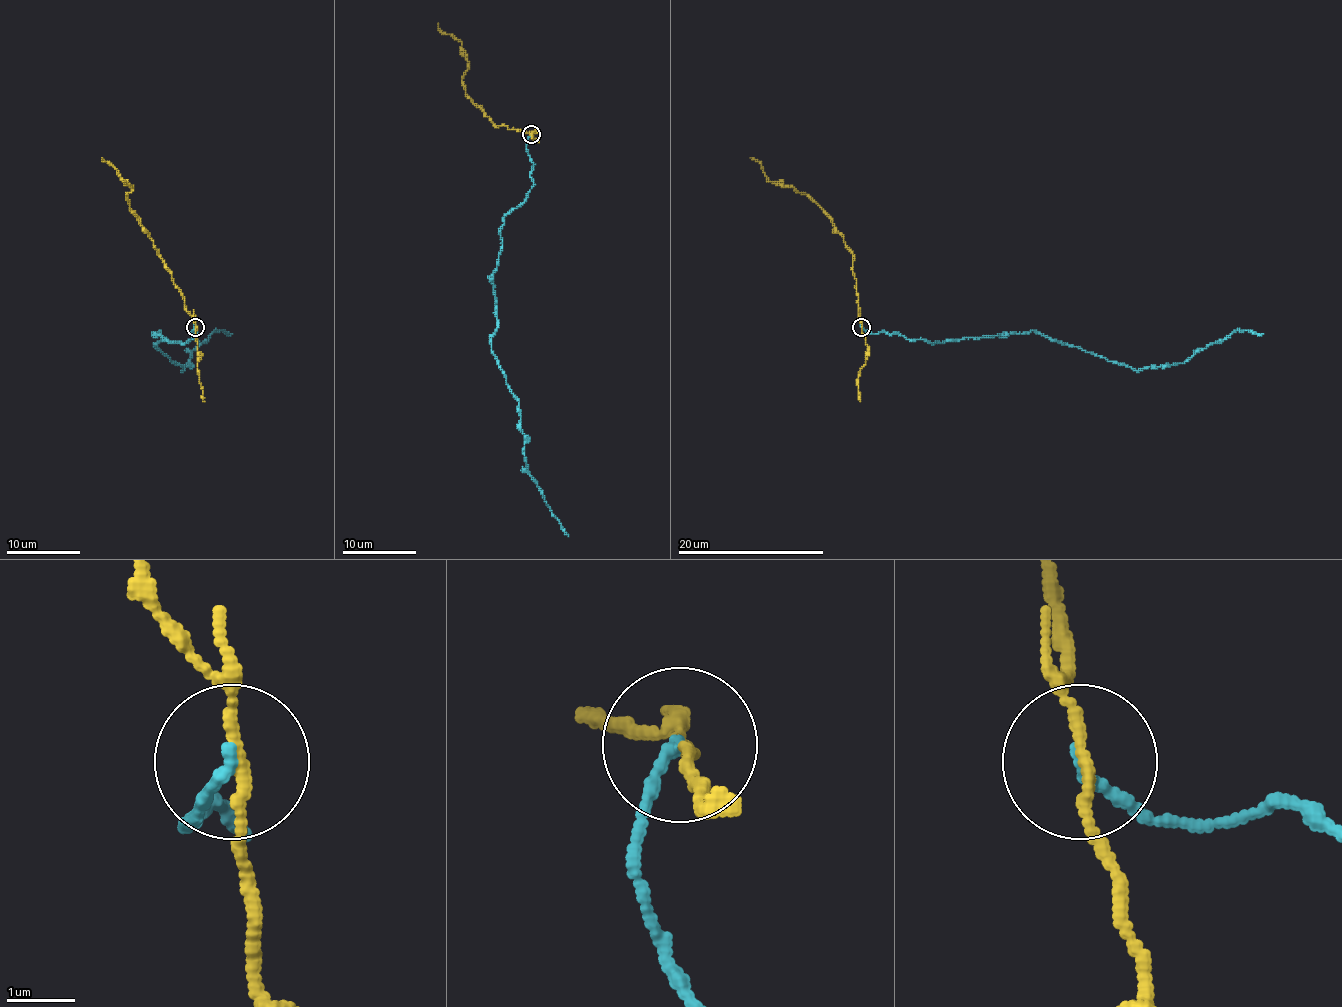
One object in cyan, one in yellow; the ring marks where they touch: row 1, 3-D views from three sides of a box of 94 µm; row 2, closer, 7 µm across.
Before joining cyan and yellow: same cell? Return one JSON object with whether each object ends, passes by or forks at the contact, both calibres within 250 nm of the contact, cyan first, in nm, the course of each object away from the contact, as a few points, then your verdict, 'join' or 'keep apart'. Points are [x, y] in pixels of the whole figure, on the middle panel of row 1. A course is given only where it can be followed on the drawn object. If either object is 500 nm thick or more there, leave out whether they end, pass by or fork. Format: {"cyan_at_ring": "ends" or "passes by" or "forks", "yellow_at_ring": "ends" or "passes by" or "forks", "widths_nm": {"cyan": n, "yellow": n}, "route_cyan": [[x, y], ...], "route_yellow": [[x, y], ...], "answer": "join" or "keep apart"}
{"cyan_at_ring": "ends", "yellow_at_ring": "passes by", "widths_nm": {"cyan": 190, "yellow": 150}, "route_cyan": [[531, 135], [526, 146], [533, 184], [500, 230], [491, 353], [519, 402], [526, 468], [568, 536]], "route_yellow": [[531, 135], [497, 126], [465, 93], [462, 78], [467, 54], [462, 43], [445, 34], [438, 23]], "answer": "keep apart"}

